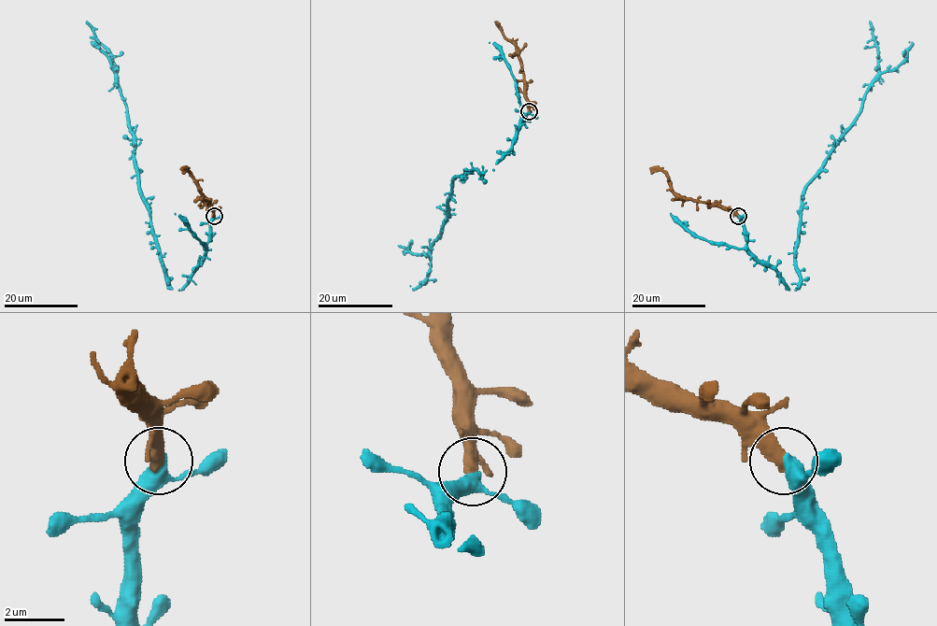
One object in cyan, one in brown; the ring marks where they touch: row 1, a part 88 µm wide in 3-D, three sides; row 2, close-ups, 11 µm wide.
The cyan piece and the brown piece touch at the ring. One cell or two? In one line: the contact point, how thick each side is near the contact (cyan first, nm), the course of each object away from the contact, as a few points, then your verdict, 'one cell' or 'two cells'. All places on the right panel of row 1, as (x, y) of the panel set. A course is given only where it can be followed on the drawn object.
at (738, 216); 380 nm thick on the cyan side, 500 nm on the other; cyan runs (739, 216), (747, 249), (796, 290), (806, 185), (855, 118), (878, 72), (869, 21); brown runs (738, 216), (720, 206), (681, 199), (672, 190), (669, 177), (660, 170), (650, 168); one cell

